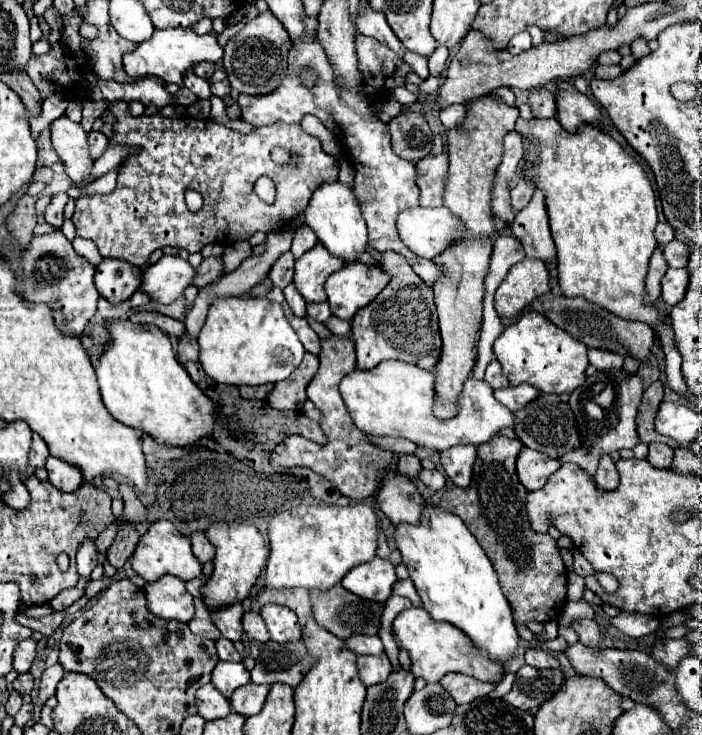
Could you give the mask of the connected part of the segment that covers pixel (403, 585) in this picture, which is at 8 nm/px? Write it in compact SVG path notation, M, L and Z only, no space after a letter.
M402 579L402 581L398 581L398 583L394 585L394 591L392 591L392 593L396 593L396 595L404 595L404 597L412 599L412 603L414 603L416 607L420 605L420 597L416 595L414 585L412 585L412 581L410 581L410 579Z

